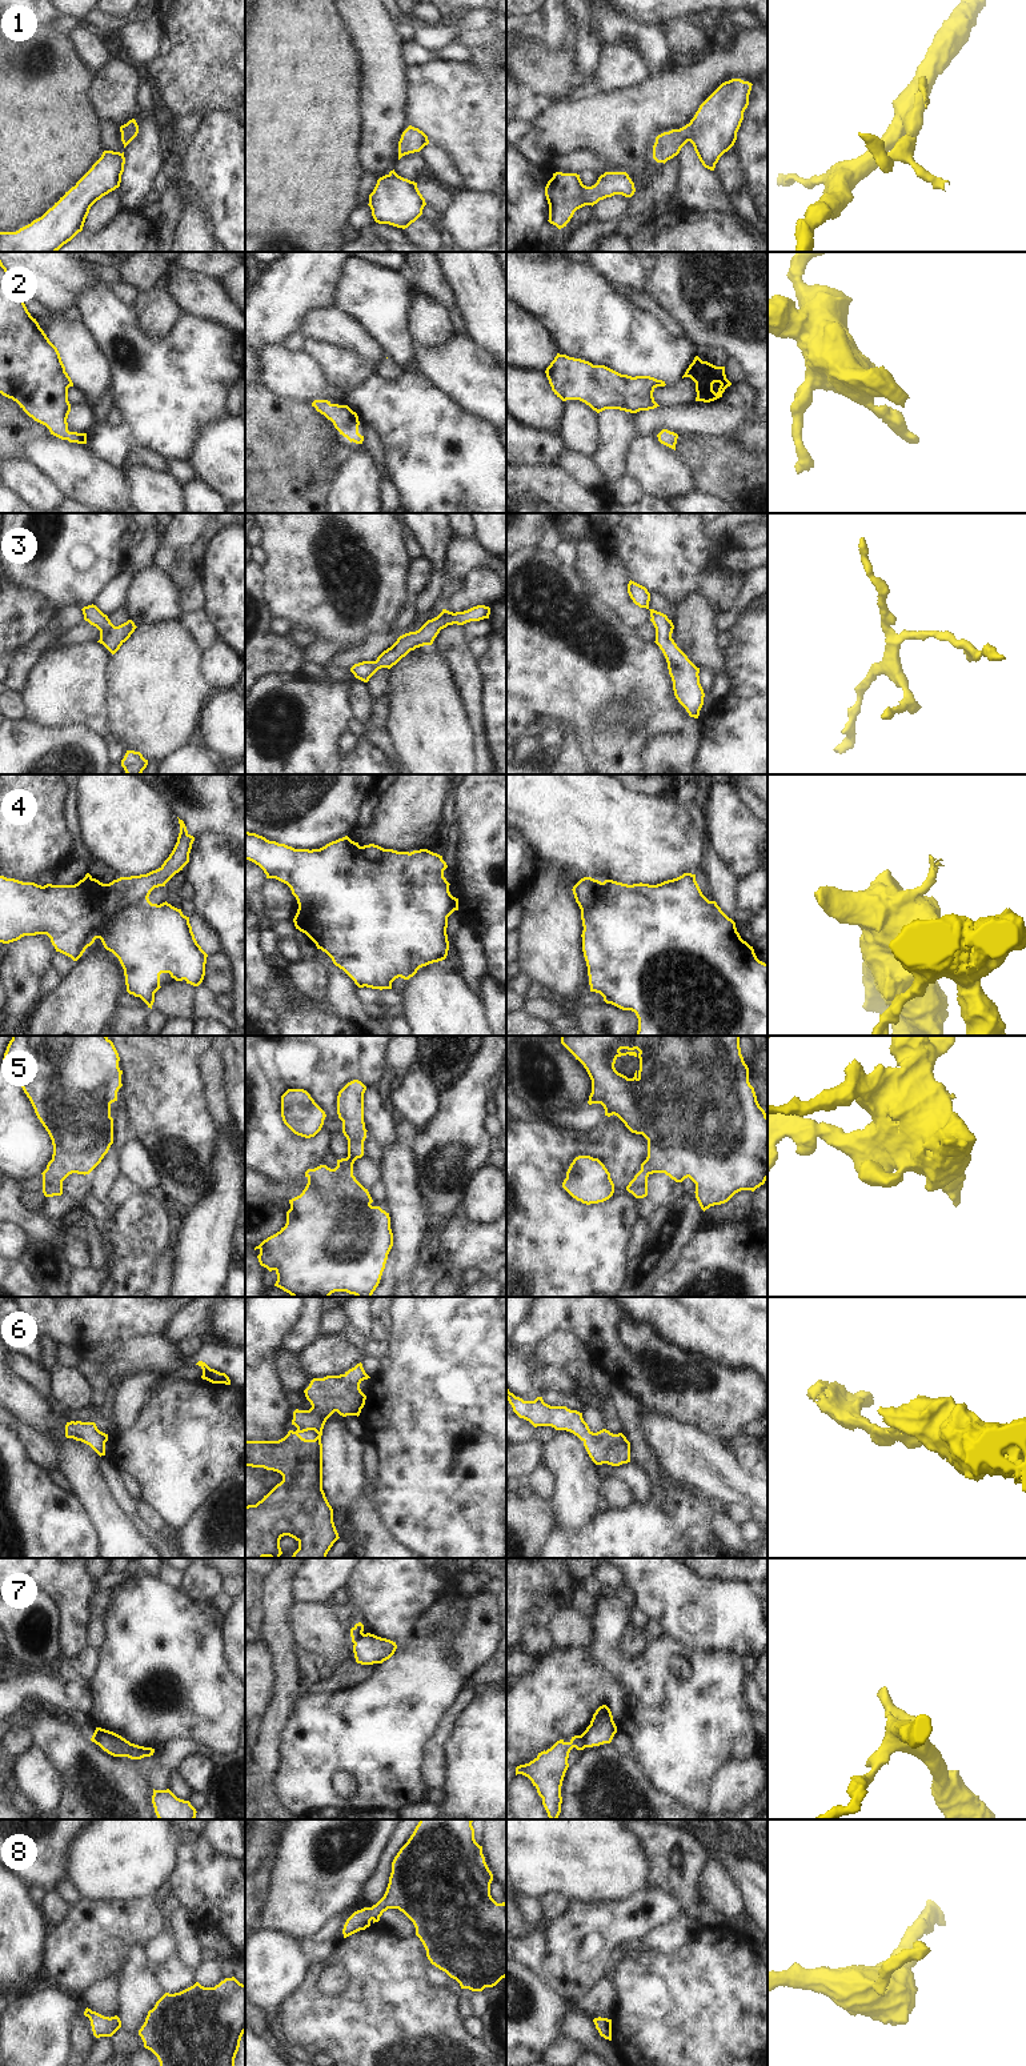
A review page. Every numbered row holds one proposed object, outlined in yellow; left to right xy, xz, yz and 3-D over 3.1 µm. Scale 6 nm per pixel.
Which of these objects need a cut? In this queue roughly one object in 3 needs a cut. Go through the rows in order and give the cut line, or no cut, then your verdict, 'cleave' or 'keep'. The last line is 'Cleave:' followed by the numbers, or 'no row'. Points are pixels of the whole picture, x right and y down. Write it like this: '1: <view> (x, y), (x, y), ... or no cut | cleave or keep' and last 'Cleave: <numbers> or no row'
1: no cut | keep
2: no cut | keep
3: no cut | keep
4: xy (147, 897), (123, 908), (111, 920), (101, 913) | cleave
5: no cut | keep
6: no cut | keep
7: yz (581, 1734), (586, 1746) | cleave
8: no cut | keep
Cleave: 4, 7

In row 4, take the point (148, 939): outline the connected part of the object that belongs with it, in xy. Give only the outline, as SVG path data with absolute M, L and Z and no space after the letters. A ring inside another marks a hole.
M85 874L75 885L44 886L0 876L0 942L9 944L24 936L47 934L56 952L77 961L96 938L120 961L127 992L140 997L152 1009L155 993L160 986L160 974L169 973L176 981L199 986L205 976L208 954L197 944L189 917L167 901L157 905L149 898L128 906L112 921L103 914L103 898L107 884Z

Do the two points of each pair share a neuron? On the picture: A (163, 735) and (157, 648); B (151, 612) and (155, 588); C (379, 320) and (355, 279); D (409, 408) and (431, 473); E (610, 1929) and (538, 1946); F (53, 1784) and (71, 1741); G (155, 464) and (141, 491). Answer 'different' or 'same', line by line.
A: same
B: same
C: same
D: same
E: same
F: different
G: different

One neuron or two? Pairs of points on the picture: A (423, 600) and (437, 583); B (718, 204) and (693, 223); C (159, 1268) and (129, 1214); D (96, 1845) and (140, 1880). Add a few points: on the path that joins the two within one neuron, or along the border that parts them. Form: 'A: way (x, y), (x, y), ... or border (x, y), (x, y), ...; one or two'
A: way (427, 596), (433, 587); one
B: border (684, 207), (722, 212), (736, 216), (740, 221); two
C: border (167, 1244), (155, 1260), (153, 1280), (151, 1282); two
D: way (107, 1856), (109, 1858), (119, 1858), (129, 1869); one

